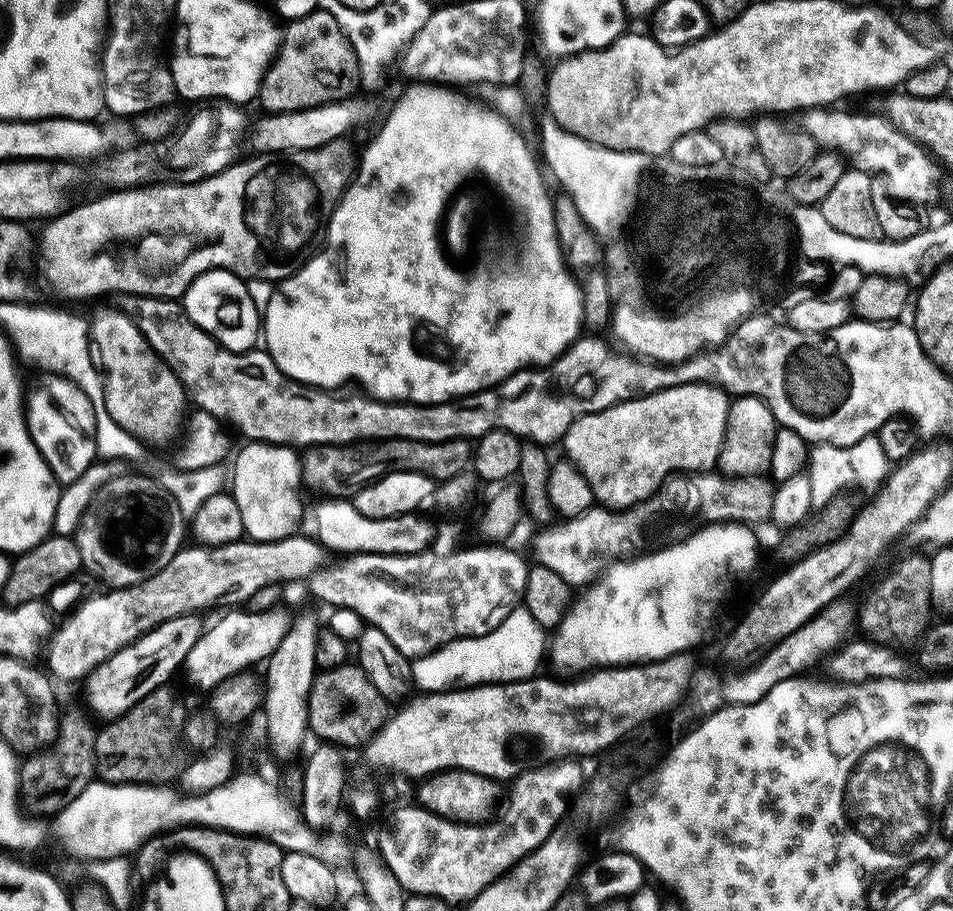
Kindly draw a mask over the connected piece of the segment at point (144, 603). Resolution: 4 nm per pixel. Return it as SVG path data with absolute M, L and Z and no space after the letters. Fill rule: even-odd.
M287 536L274 544L241 538L232 544L213 548L181 547L174 558L170 558L170 562L166 562L166 566L150 578L129 588L104 590L101 596L89 595L71 609L46 641L47 671L57 681L83 681L89 672L118 650L133 644L139 636L170 618L200 614L203 608L212 608L215 604L244 606L263 587L280 584L284 580L305 581L326 563L324 545L308 536Z

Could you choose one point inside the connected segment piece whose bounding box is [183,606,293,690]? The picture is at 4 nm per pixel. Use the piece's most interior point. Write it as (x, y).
(233, 642)

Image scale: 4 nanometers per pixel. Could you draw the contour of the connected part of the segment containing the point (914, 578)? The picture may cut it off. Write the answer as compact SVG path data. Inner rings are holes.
M904 556L876 585L864 600L860 620L869 637L885 646L912 644L921 639L930 627L930 559L925 556Z

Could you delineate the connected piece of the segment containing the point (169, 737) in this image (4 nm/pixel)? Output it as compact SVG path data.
M172 686L156 688L128 712L97 731L94 772L107 784L155 784L176 764L176 743L185 735L184 704Z

